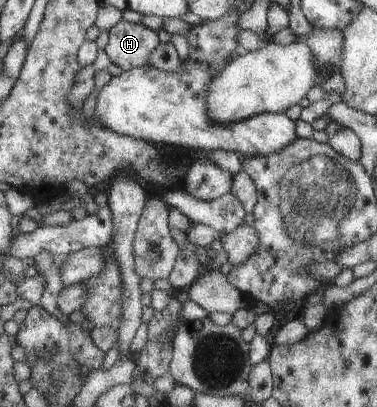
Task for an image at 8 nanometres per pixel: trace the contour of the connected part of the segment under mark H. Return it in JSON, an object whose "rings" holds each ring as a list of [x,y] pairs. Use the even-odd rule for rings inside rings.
{"rings":[[[124,20],[117,22],[109,28],[109,42],[105,47],[105,52],[110,61],[119,66],[123,71],[134,69],[135,67],[146,66],[152,68],[148,63],[150,53],[160,44],[159,34],[145,27],[142,23],[129,23]]]}

